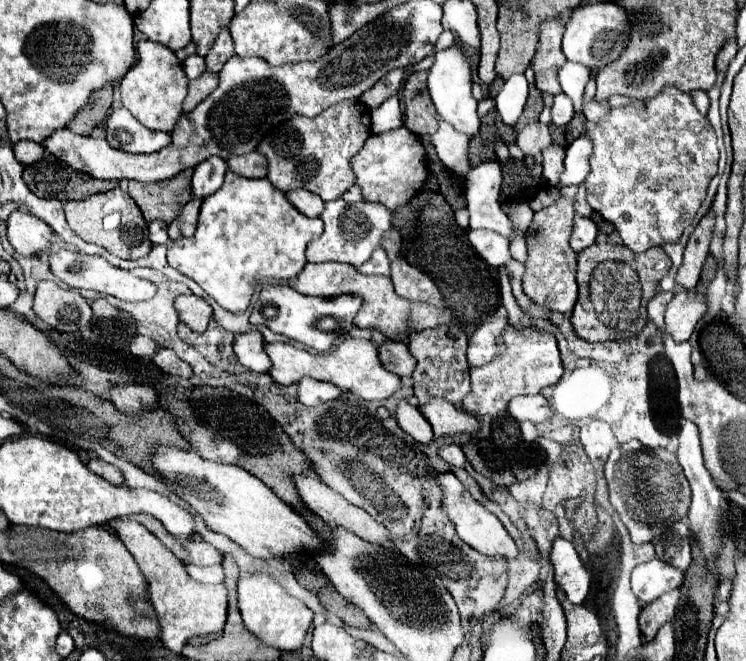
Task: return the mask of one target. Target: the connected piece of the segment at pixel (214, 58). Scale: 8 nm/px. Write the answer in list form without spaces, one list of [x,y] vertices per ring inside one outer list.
[[[225,28],[225,30],[217,36],[213,48],[209,50],[209,54],[207,54],[207,58],[205,58],[205,62],[207,62],[207,72],[219,74],[221,68],[223,68],[223,64],[225,64],[233,54],[235,54],[235,52],[233,52],[233,40],[231,40],[229,30]]]

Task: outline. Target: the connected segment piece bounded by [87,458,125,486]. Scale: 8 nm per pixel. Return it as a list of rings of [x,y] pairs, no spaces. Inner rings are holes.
[[[99,458],[89,460],[87,468],[89,468],[91,472],[97,472],[101,478],[109,480],[109,482],[115,484],[115,486],[117,486],[117,484],[125,484],[125,480],[123,480],[123,472],[119,472],[117,468],[113,468],[113,464],[107,464],[105,460],[99,460]]]

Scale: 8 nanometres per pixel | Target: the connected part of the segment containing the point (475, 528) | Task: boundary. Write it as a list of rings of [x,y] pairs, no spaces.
[[[443,472],[437,476],[437,484],[441,488],[443,494],[443,502],[441,508],[445,510],[445,514],[451,518],[451,522],[455,524],[455,530],[459,534],[459,538],[463,542],[467,542],[471,548],[475,548],[481,554],[489,554],[489,556],[503,556],[503,558],[515,558],[519,554],[515,540],[509,536],[509,532],[503,528],[503,524],[499,522],[499,518],[495,514],[491,514],[487,508],[483,508],[471,494],[469,490],[457,480],[455,474],[451,472]]]

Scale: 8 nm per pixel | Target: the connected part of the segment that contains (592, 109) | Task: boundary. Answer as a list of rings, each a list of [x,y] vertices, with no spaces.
[[[597,100],[595,102],[583,102],[583,114],[585,114],[587,121],[593,123],[599,122],[608,110],[609,106],[605,101],[603,103],[599,103]]]

